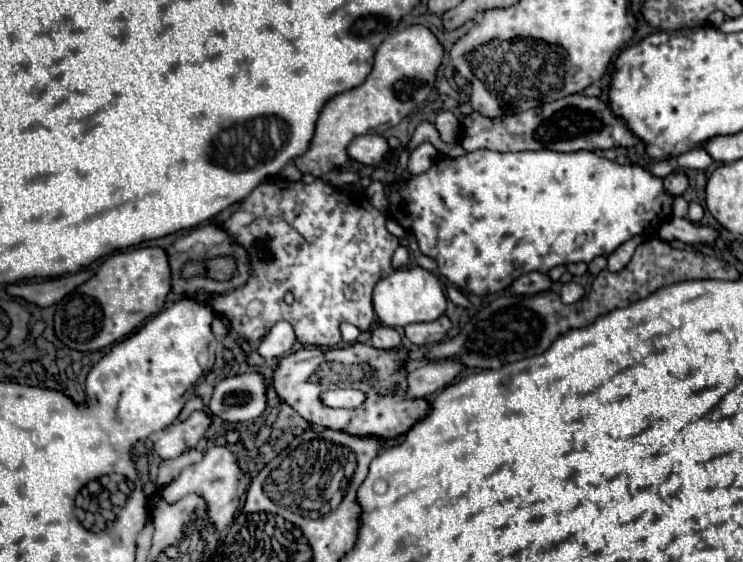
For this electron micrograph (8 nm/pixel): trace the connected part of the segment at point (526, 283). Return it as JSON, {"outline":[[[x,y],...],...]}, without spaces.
{"outline":[[[529,272],[521,278],[517,278],[509,290],[515,292],[515,294],[539,294],[539,292],[545,292],[551,288],[551,280],[547,274],[541,274],[541,272]]]}

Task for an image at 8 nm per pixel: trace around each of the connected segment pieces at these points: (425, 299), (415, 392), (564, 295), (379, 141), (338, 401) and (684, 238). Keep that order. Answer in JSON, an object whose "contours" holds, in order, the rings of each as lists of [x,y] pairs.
{"contours":[[[[411,268],[411,270],[395,270],[381,282],[377,282],[373,290],[373,308],[377,318],[385,326],[407,326],[413,322],[433,322],[439,316],[443,316],[447,308],[447,298],[441,290],[441,284],[437,276],[423,268]]],[[[429,362],[407,374],[407,398],[431,396],[447,386],[465,366],[459,362]]],[[[567,282],[567,284],[563,284],[563,288],[561,288],[561,300],[563,300],[565,304],[577,302],[577,300],[581,300],[581,296],[583,296],[583,288],[581,288],[577,282]]],[[[367,134],[367,136],[359,136],[349,144],[349,156],[365,166],[377,166],[381,164],[387,154],[391,152],[387,140],[381,134]]],[[[335,388],[321,394],[323,406],[329,408],[357,408],[365,400],[365,392],[357,388]]],[[[671,218],[669,222],[665,222],[659,228],[659,238],[661,240],[681,240],[685,244],[709,244],[717,238],[715,228],[703,228],[703,226],[695,226],[693,222],[689,222],[687,218]]]]}

